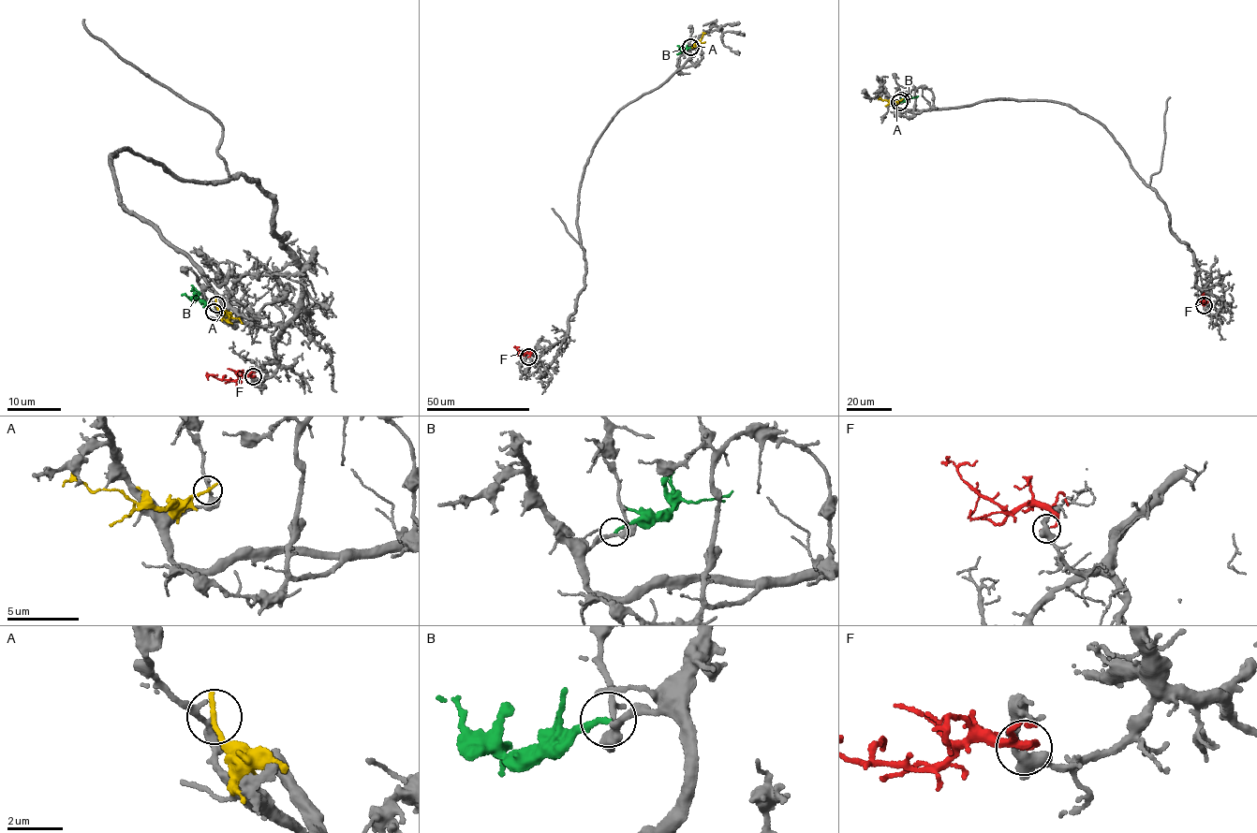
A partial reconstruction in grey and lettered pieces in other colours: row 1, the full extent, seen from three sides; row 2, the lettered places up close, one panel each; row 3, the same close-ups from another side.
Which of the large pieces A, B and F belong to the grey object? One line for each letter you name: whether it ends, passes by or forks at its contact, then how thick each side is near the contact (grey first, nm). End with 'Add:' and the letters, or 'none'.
B: it ends there; 240 nm thick on the grey side, 190 nm on the other
Add: B

